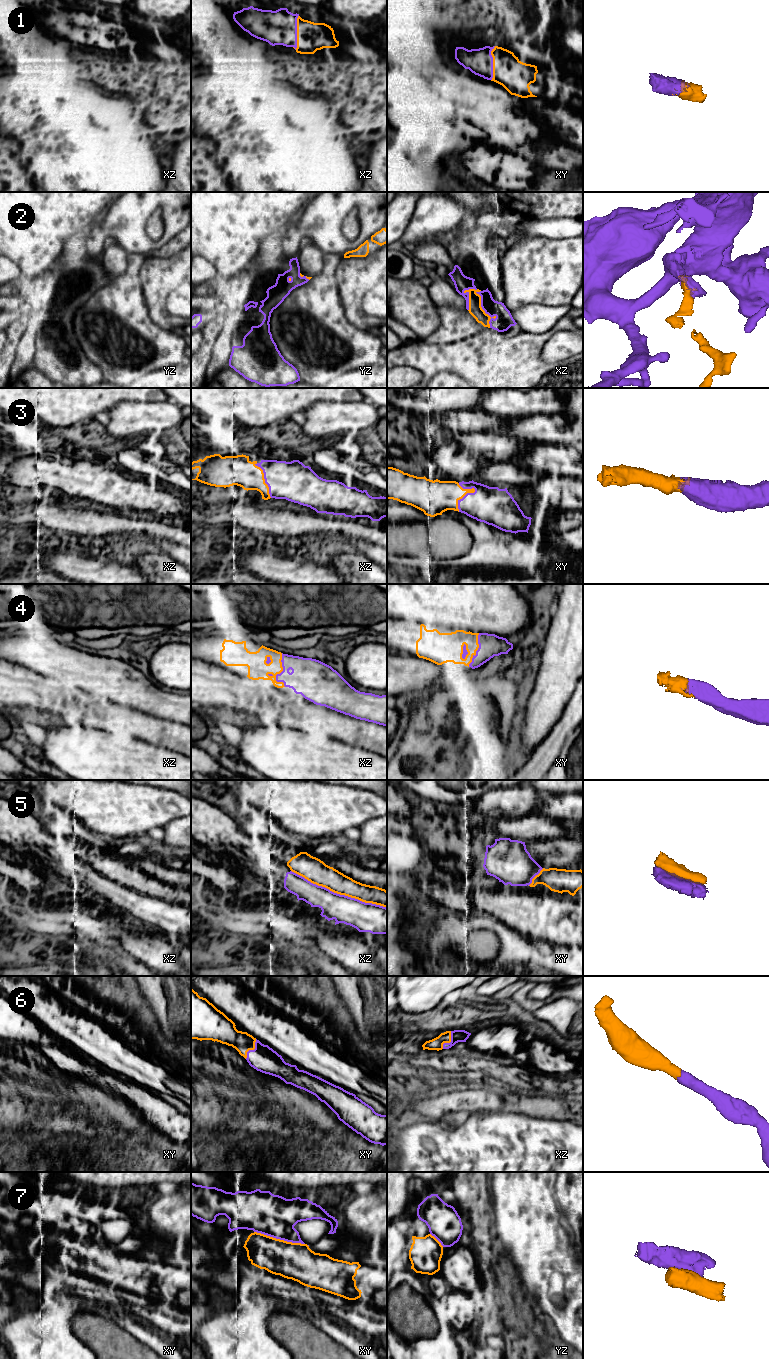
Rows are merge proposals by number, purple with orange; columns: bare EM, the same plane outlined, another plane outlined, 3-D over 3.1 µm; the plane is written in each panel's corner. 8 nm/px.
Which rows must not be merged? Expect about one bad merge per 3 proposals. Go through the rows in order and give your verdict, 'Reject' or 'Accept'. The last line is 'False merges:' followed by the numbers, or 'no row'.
1: Accept
2: Accept
3: Accept
4: Accept
5: Reject
6: Accept
7: Reject
False merges: 5, 7

